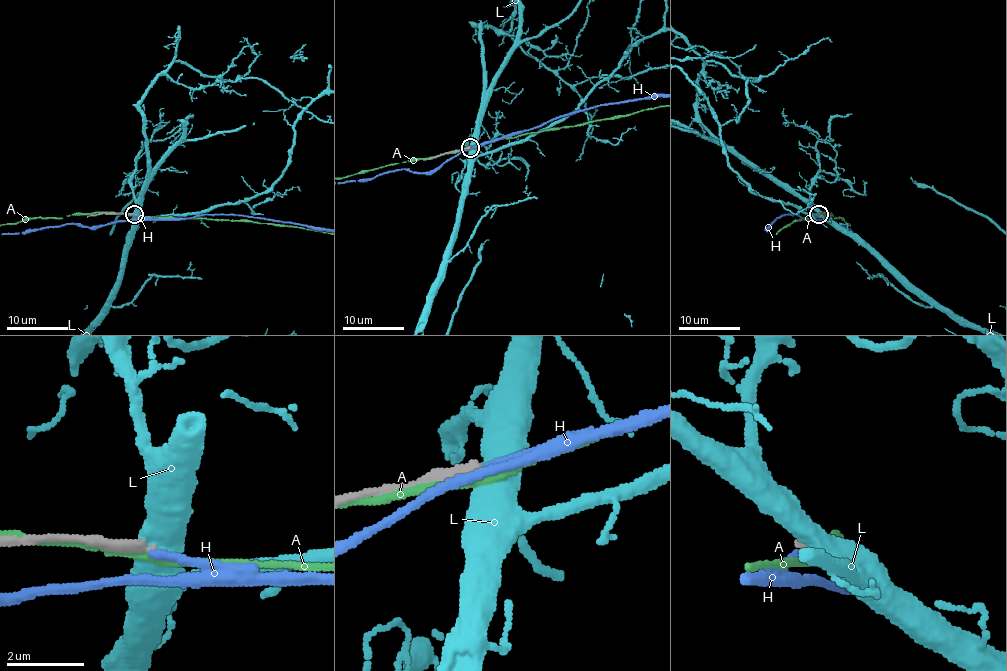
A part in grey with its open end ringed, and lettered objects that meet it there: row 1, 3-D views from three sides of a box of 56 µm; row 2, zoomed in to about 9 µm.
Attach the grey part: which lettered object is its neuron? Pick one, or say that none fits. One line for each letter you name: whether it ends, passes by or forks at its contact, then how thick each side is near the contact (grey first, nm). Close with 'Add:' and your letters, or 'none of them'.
Add: none of them

